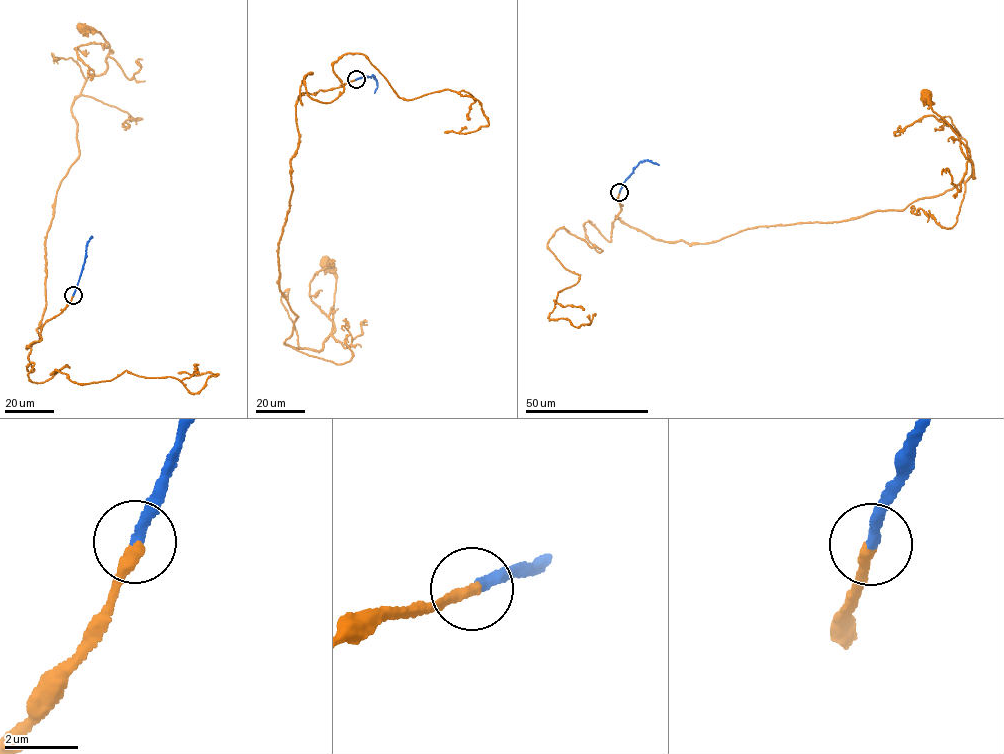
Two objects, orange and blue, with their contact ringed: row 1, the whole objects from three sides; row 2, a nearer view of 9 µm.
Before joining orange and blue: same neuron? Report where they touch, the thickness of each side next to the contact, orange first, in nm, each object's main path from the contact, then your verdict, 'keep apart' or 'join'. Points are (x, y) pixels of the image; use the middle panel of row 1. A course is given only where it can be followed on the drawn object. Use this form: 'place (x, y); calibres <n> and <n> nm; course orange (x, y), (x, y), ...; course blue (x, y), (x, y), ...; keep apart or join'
place (356, 79); calibres 320 and 260 nm; course orange (355, 79), (298, 99), (278, 249), (298, 317), (285, 344), (318, 351), (331, 332), (324, 263); course blue (355, 79), (373, 75), (377, 87), (374, 93); join

